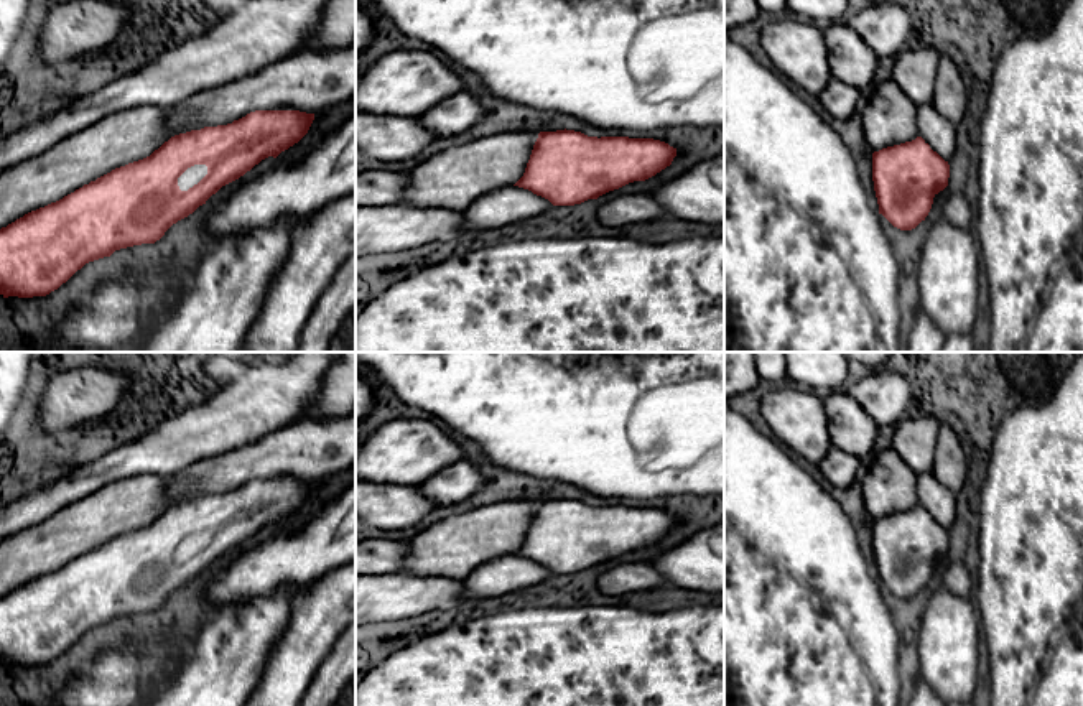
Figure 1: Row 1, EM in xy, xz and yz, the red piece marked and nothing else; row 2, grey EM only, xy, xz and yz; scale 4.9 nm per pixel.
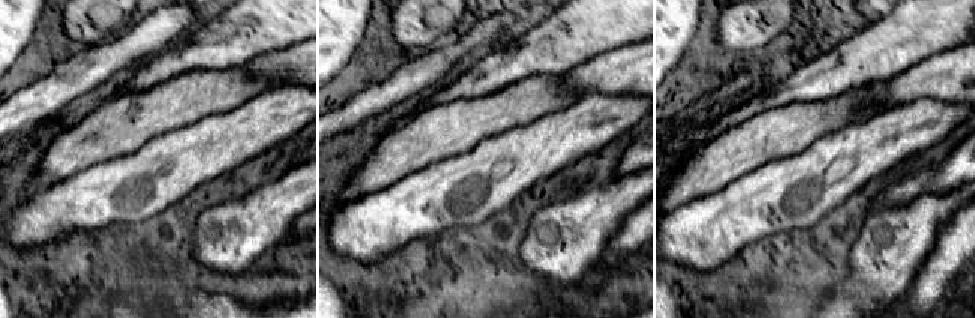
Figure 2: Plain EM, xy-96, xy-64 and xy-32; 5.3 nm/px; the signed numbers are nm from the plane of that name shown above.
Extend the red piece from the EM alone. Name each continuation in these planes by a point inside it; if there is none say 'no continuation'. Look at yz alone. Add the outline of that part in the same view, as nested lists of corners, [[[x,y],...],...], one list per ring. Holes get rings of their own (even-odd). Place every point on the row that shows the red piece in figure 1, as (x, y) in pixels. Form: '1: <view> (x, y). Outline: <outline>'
no continuation

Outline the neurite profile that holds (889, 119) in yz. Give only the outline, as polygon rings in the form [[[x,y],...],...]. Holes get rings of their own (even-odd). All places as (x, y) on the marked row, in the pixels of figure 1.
[[[892,77],[884,81],[867,100],[861,123],[872,153],[920,137],[917,105],[904,95]]]

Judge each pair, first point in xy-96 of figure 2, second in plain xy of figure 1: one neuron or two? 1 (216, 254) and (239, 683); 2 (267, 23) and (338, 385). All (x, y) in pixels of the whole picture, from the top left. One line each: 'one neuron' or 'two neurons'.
1: one neuron
2: two neurons

